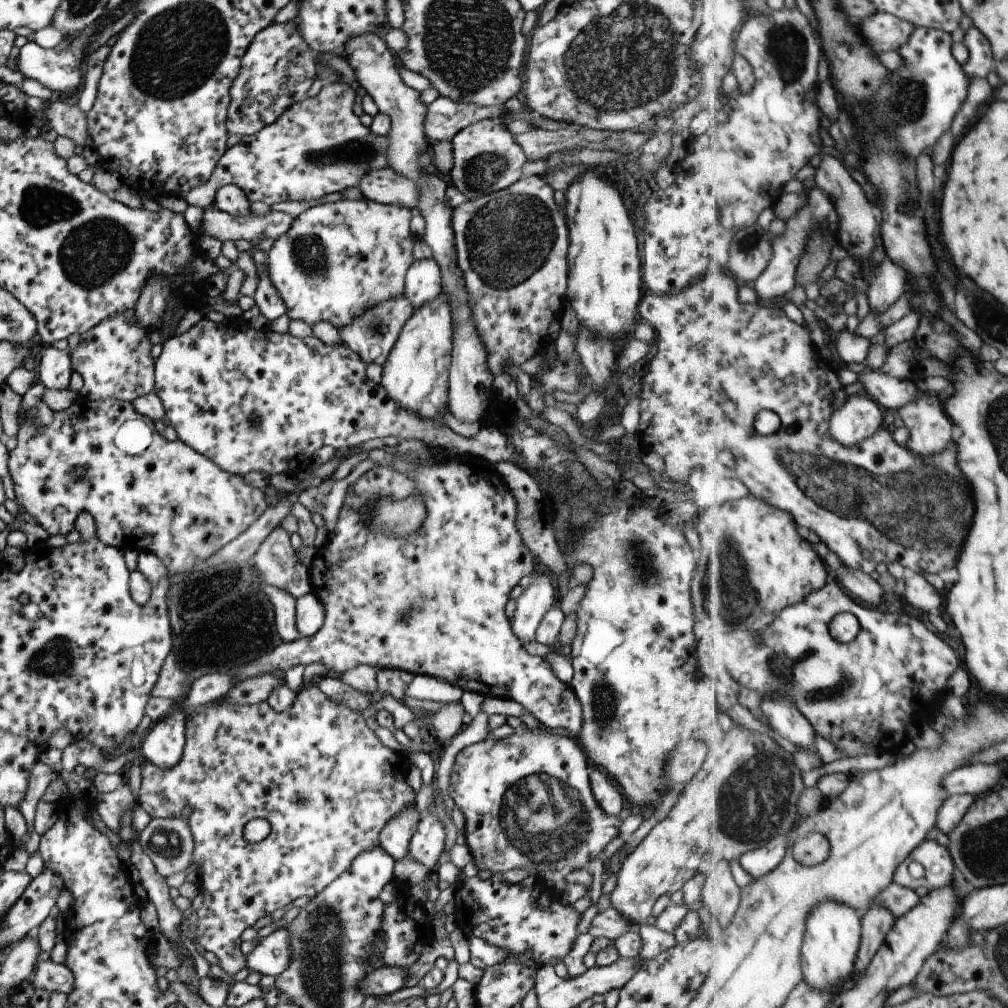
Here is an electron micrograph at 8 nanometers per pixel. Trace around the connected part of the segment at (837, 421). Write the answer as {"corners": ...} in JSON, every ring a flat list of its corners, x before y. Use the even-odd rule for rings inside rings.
{"corners":[[851,395,831,418,831,436,845,446,860,445,881,429,885,412,871,396]]}

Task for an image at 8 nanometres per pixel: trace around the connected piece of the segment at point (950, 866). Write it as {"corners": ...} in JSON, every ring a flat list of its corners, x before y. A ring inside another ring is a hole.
{"corners":[[933,839,926,840,913,850,912,856,901,870,897,870,897,884,913,890,924,886,929,892,954,884,955,864,948,848],[915,862,924,868,921,878,913,878,911,874,911,864]]}

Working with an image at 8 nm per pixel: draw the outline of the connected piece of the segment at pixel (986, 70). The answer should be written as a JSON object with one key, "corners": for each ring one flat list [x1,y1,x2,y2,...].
{"corners":[[971,27,965,32,963,43,968,51,968,60,962,65,965,74,972,78,987,78,995,68,993,48,979,27]]}

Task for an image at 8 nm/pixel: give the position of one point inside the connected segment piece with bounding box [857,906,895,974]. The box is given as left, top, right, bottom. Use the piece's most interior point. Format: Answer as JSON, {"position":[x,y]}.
{"position":[876,925]}

